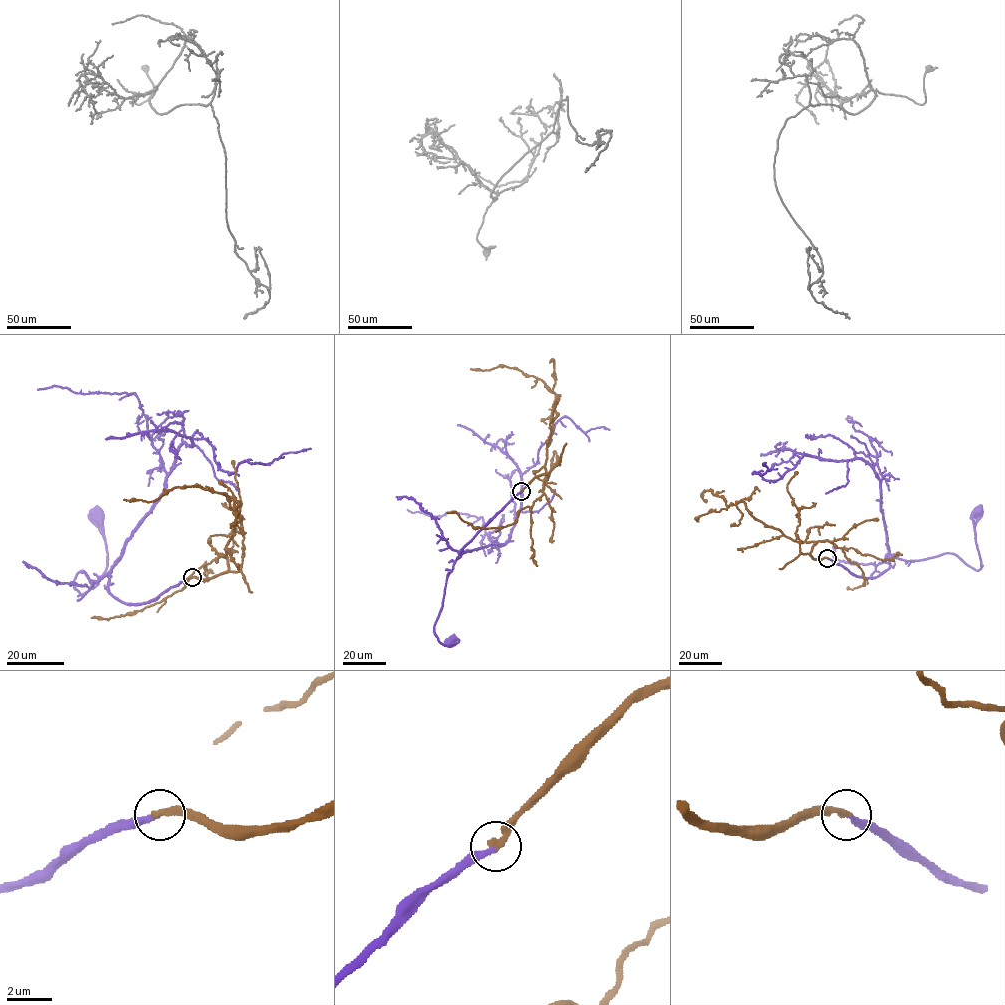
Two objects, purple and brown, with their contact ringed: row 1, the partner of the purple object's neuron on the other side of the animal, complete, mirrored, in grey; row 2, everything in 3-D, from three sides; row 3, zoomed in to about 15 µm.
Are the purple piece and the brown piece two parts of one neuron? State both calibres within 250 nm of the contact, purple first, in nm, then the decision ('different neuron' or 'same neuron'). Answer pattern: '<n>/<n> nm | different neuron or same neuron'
240/340 nm | same neuron

